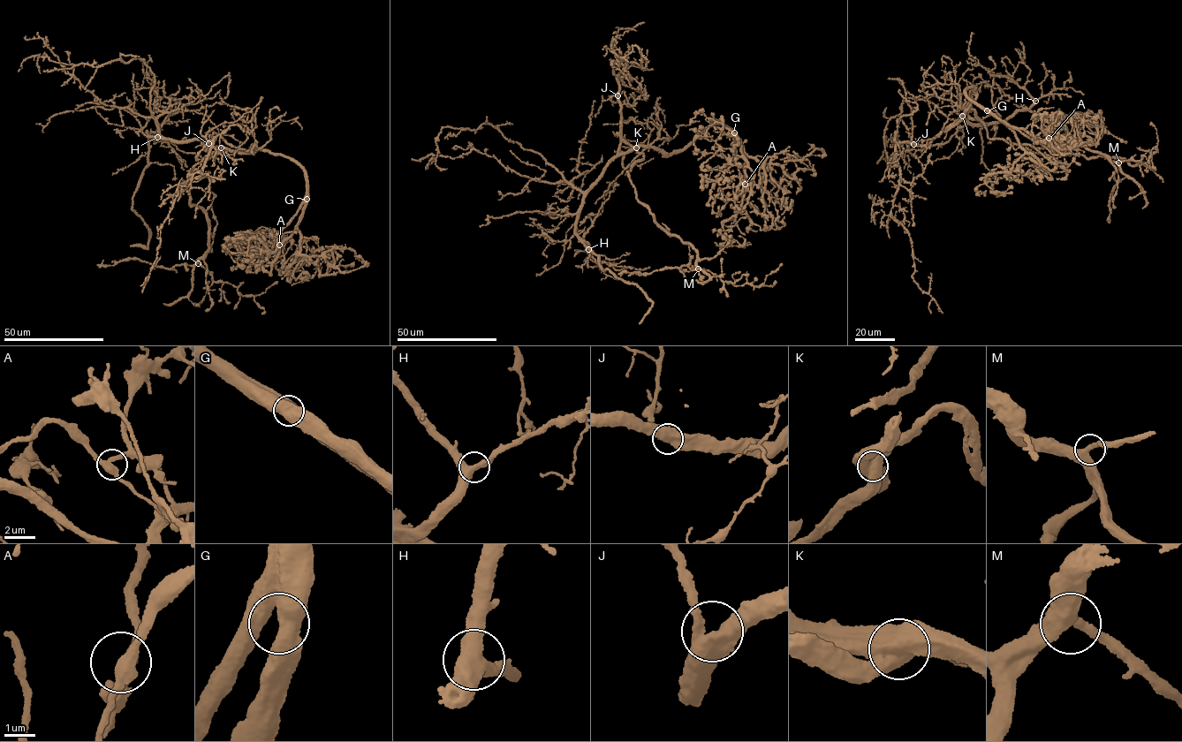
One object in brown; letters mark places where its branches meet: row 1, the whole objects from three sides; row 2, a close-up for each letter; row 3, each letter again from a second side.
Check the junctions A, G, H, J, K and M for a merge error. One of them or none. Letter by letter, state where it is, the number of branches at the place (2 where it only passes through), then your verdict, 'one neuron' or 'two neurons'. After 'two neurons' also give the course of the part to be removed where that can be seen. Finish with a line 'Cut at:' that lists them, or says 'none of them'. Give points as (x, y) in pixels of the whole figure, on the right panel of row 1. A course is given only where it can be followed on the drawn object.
A: (1049, 138) | 3 | one neuron
G: (987, 110) | 2 | one neuron
H: (1035, 101) | 3 | one neuron
J: (913, 144) | 3 | one neuron
K: (962, 116) | 3 | two neurons | (962, 117), (973, 109), (988, 138), (1037, 147), (1064, 135), (1107, 155), (1119, 168), (1109, 219), (1109, 213)
M: (1118, 162) | 3 | one neuron
Cut at: K

